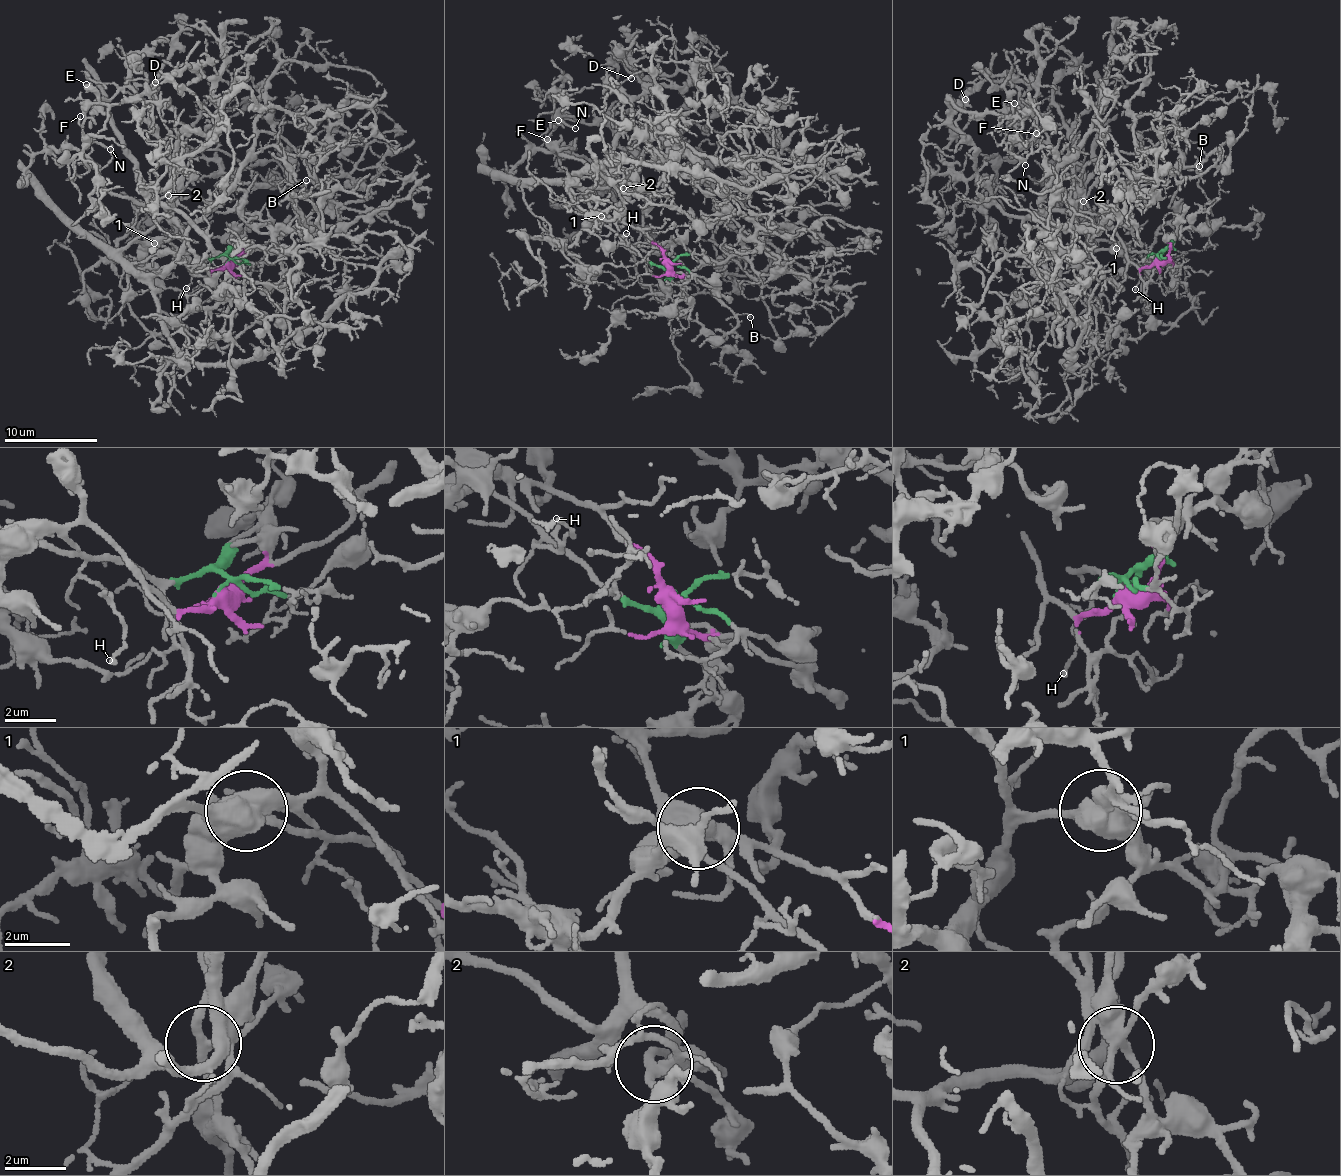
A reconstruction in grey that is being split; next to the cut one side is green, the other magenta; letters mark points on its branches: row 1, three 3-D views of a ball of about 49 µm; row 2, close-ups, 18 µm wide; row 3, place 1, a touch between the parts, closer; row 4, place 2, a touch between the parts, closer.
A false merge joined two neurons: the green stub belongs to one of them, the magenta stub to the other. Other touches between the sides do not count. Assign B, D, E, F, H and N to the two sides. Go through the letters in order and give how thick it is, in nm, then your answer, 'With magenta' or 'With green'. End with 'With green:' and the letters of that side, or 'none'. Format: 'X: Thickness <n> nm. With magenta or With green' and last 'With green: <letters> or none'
B: Thickness 130 nm. With green
D: Thickness 150 nm. With magenta
E: Thickness 600 nm. With magenta
F: Thickness 100 nm. With magenta
H: Thickness 150 nm. With green
N: Thickness 90 nm. With magenta
With green: B, H

